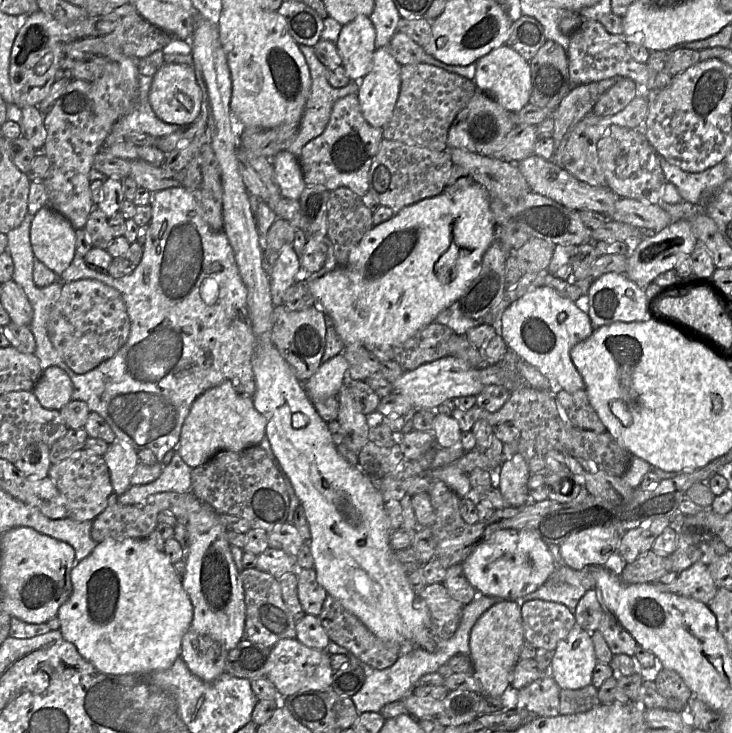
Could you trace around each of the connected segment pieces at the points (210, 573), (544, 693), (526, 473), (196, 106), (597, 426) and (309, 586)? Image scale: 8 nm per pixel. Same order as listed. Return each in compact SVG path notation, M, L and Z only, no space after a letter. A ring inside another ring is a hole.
M204 507L196 513L190 514L185 525L185 573L182 585L187 593L192 607L191 623L181 641L180 658L184 661L192 674L205 682L212 682L225 673L228 653L244 638L246 606L244 591L239 573L230 552L227 539L228 530L220 522L218 514L211 508Z
M547 673L527 687L519 690L515 708L528 710L540 717L554 717L559 714L559 694L561 688Z
M516 453L500 465L498 489L509 507L520 507L530 501L527 483L531 473L527 461Z
M163 64L153 77L149 102L156 116L165 123L187 126L201 113L202 93L196 81L195 70L187 64Z
M559 390L554 399L559 409L575 427L598 434L606 432L606 427L591 406L585 390L575 392Z
M300 569L295 573L298 578L298 598L305 614L318 617L328 594L317 582L316 572L312 569Z

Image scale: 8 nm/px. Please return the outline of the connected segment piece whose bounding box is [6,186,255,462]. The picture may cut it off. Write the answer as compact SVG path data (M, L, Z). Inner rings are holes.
M183 186L153 192L149 205L152 216L147 225L141 261L131 274L120 278L94 271L77 254L61 275L55 274L34 256L30 228L35 214L31 213L27 213L23 221L6 234L6 251L14 263L12 280L23 289L33 309L29 327L36 342L34 354L39 359L42 370L49 366L62 369L73 384L72 400L84 401L90 411L104 418L116 440L129 443L136 451L150 450L160 462L178 445L181 428L190 408L203 392L229 380L239 394L253 396L255 377L252 358L255 337L248 313L247 289L225 232L210 227L199 202ZM80 279L97 280L118 290L130 319L130 333L126 343L111 358L84 374L76 374L65 364L48 333L49 314L61 293L63 283Z

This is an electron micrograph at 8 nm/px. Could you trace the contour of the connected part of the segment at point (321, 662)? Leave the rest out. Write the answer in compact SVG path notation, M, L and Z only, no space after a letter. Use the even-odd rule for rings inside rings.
M296 638L281 640L280 642L278 642L277 644L275 644L271 648L271 655L270 656L272 656L273 667L266 677L273 683L273 685L275 686L278 693L283 697L288 697L290 695L297 693L298 691L304 691L304 690L331 691L334 670L331 666L330 655L335 655L335 654L329 654L325 650L318 650L318 649L310 648L310 647L302 644L301 642L299 642Z

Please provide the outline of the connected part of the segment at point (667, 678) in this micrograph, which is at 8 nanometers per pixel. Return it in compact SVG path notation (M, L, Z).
M661 668L654 682L657 691L671 702L672 710L685 709L694 696L681 676L673 670Z

